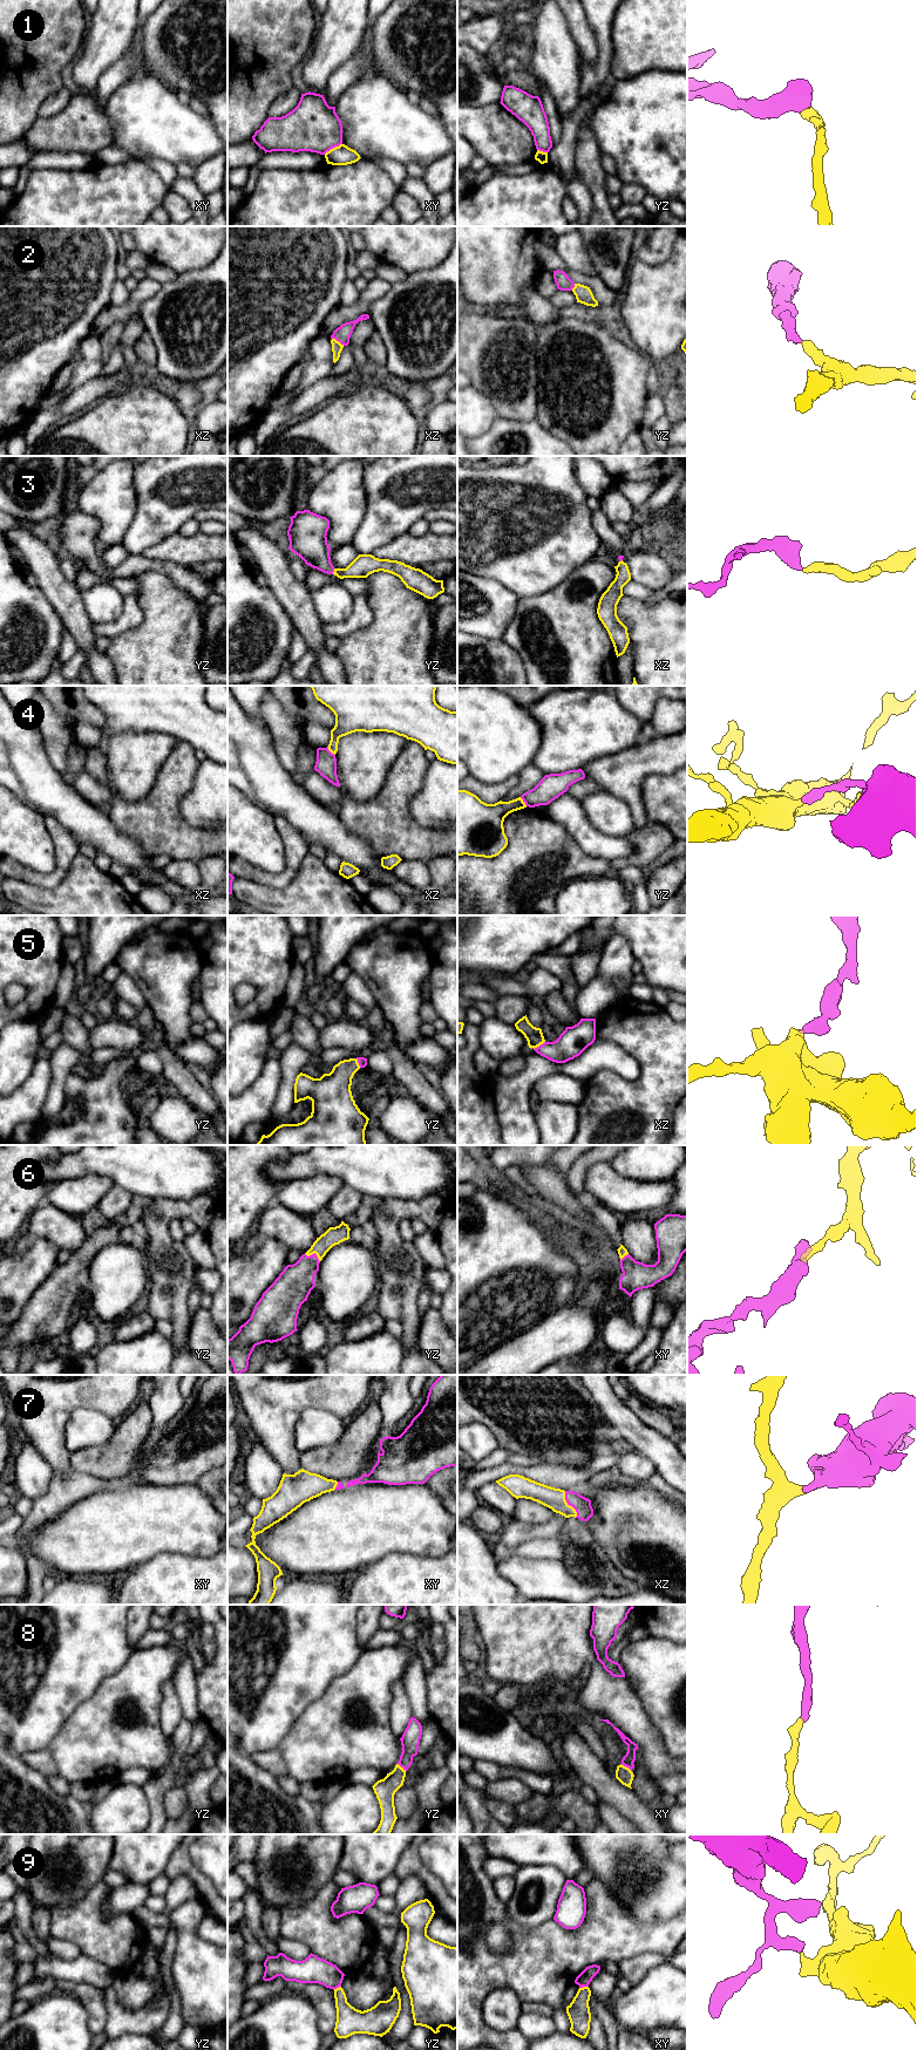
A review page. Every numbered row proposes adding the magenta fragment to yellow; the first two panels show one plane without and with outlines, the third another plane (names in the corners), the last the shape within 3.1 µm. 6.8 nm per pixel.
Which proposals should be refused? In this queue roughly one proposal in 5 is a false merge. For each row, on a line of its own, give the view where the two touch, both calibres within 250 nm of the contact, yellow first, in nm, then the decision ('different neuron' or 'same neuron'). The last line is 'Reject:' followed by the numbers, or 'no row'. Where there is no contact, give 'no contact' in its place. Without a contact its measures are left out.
1: xy | 140/360 nm | different neuron
2: xz | 80/110 nm | same neuron
3: yz | 150/220 nm | same neuron
4: xz | 180/140 nm | different neuron
5: xz | 120/190 nm | same neuron
6: yz | 120/240 nm | same neuron
7: xz | 140/120 nm | same neuron
8: yz | 150/130 nm | same neuron
9: xy | 160/100 nm | different neuron
Reject: 1, 4, 9

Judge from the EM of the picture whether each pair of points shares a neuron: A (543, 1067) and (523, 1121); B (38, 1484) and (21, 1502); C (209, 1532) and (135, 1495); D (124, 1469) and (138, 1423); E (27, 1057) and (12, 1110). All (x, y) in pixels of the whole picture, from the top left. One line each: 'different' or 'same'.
A: same
B: different
C: same
D: same
E: different

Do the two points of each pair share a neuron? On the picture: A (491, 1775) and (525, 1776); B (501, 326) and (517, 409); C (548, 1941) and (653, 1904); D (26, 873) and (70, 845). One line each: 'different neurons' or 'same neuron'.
A: same neuron
B: same neuron
C: different neurons
D: same neuron

